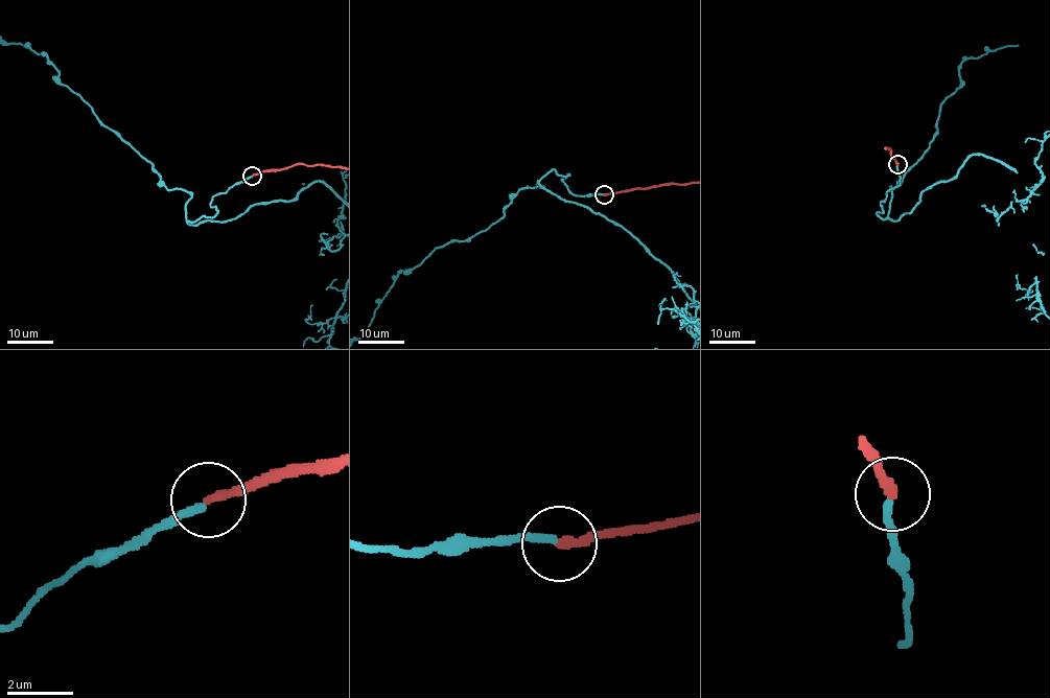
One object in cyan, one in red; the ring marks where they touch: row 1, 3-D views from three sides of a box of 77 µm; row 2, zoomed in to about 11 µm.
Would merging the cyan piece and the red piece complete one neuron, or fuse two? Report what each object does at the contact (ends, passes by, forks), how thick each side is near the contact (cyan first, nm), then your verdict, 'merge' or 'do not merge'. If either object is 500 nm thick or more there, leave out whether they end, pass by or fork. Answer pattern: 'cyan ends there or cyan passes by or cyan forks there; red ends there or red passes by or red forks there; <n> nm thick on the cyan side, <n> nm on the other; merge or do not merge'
cyan ends there; red ends there; 240 nm thick on the cyan side, 280 nm on the other; do not merge

